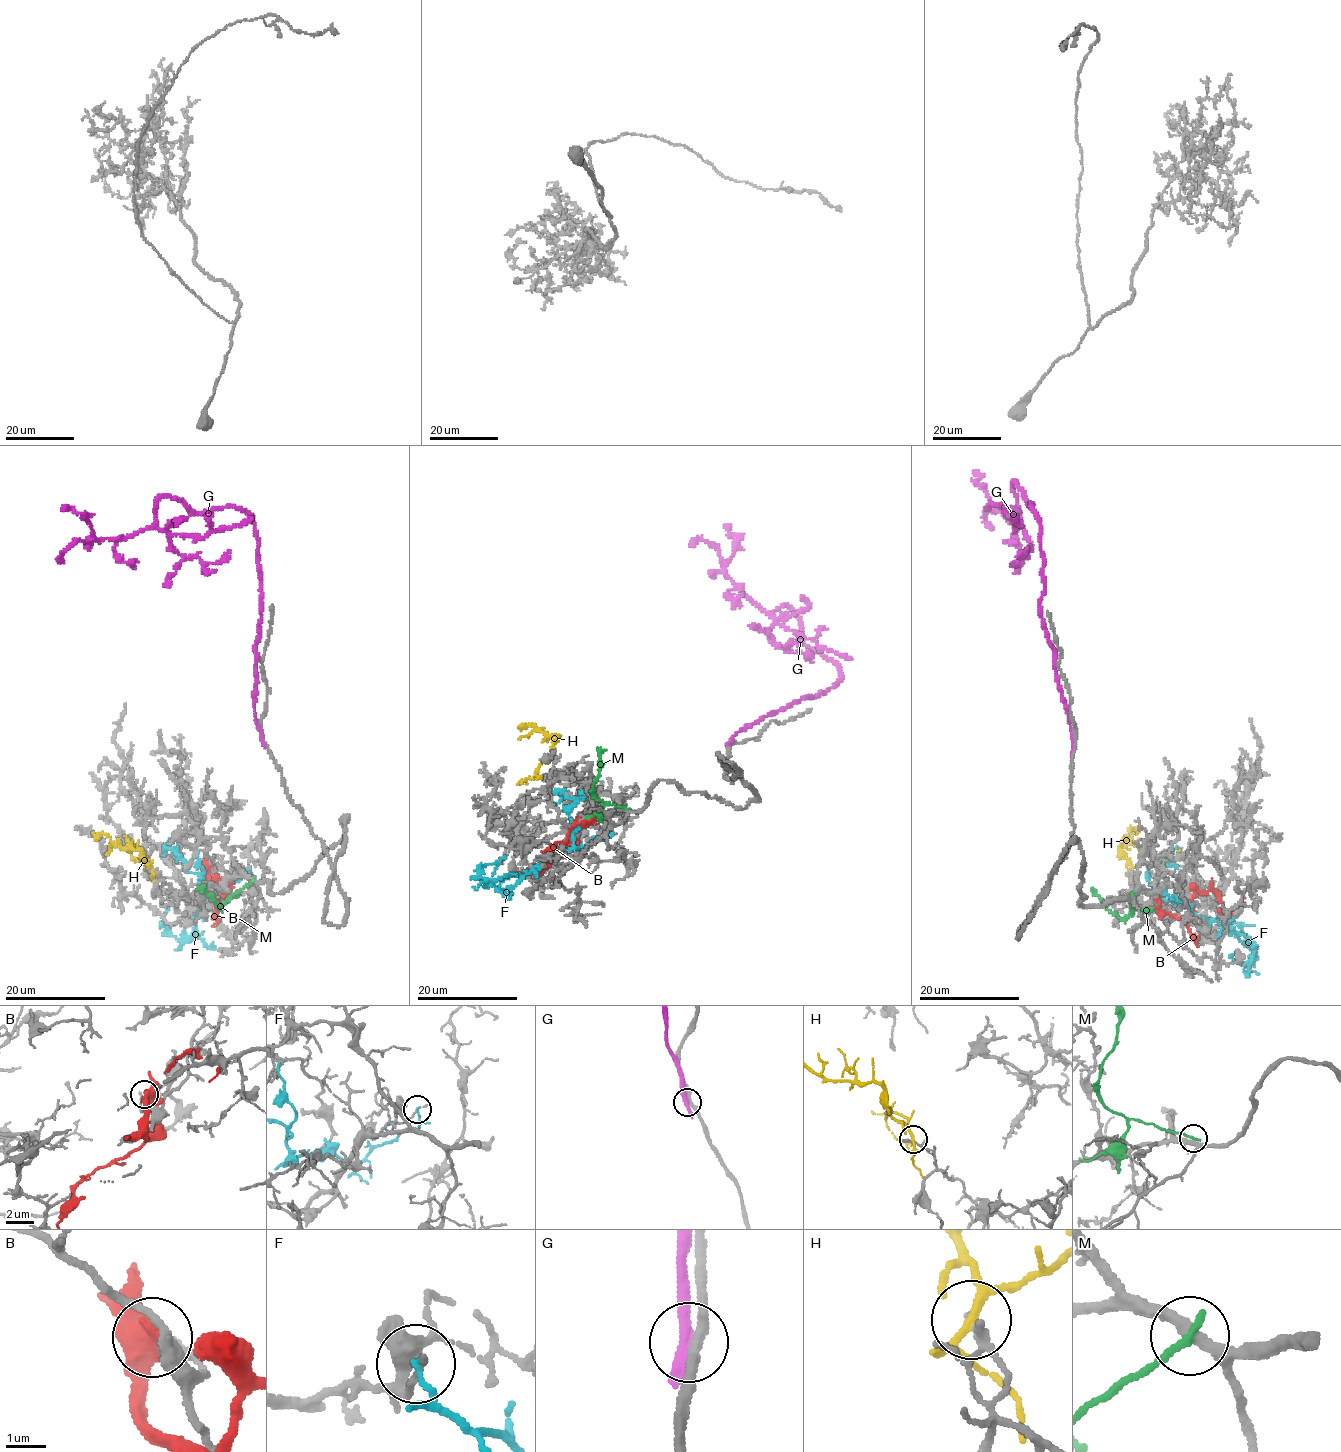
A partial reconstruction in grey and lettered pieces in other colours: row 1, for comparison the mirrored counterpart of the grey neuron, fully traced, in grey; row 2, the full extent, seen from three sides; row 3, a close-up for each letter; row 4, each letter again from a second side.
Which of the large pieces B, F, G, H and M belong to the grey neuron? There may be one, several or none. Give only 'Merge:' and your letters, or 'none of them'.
Merge: none of them

